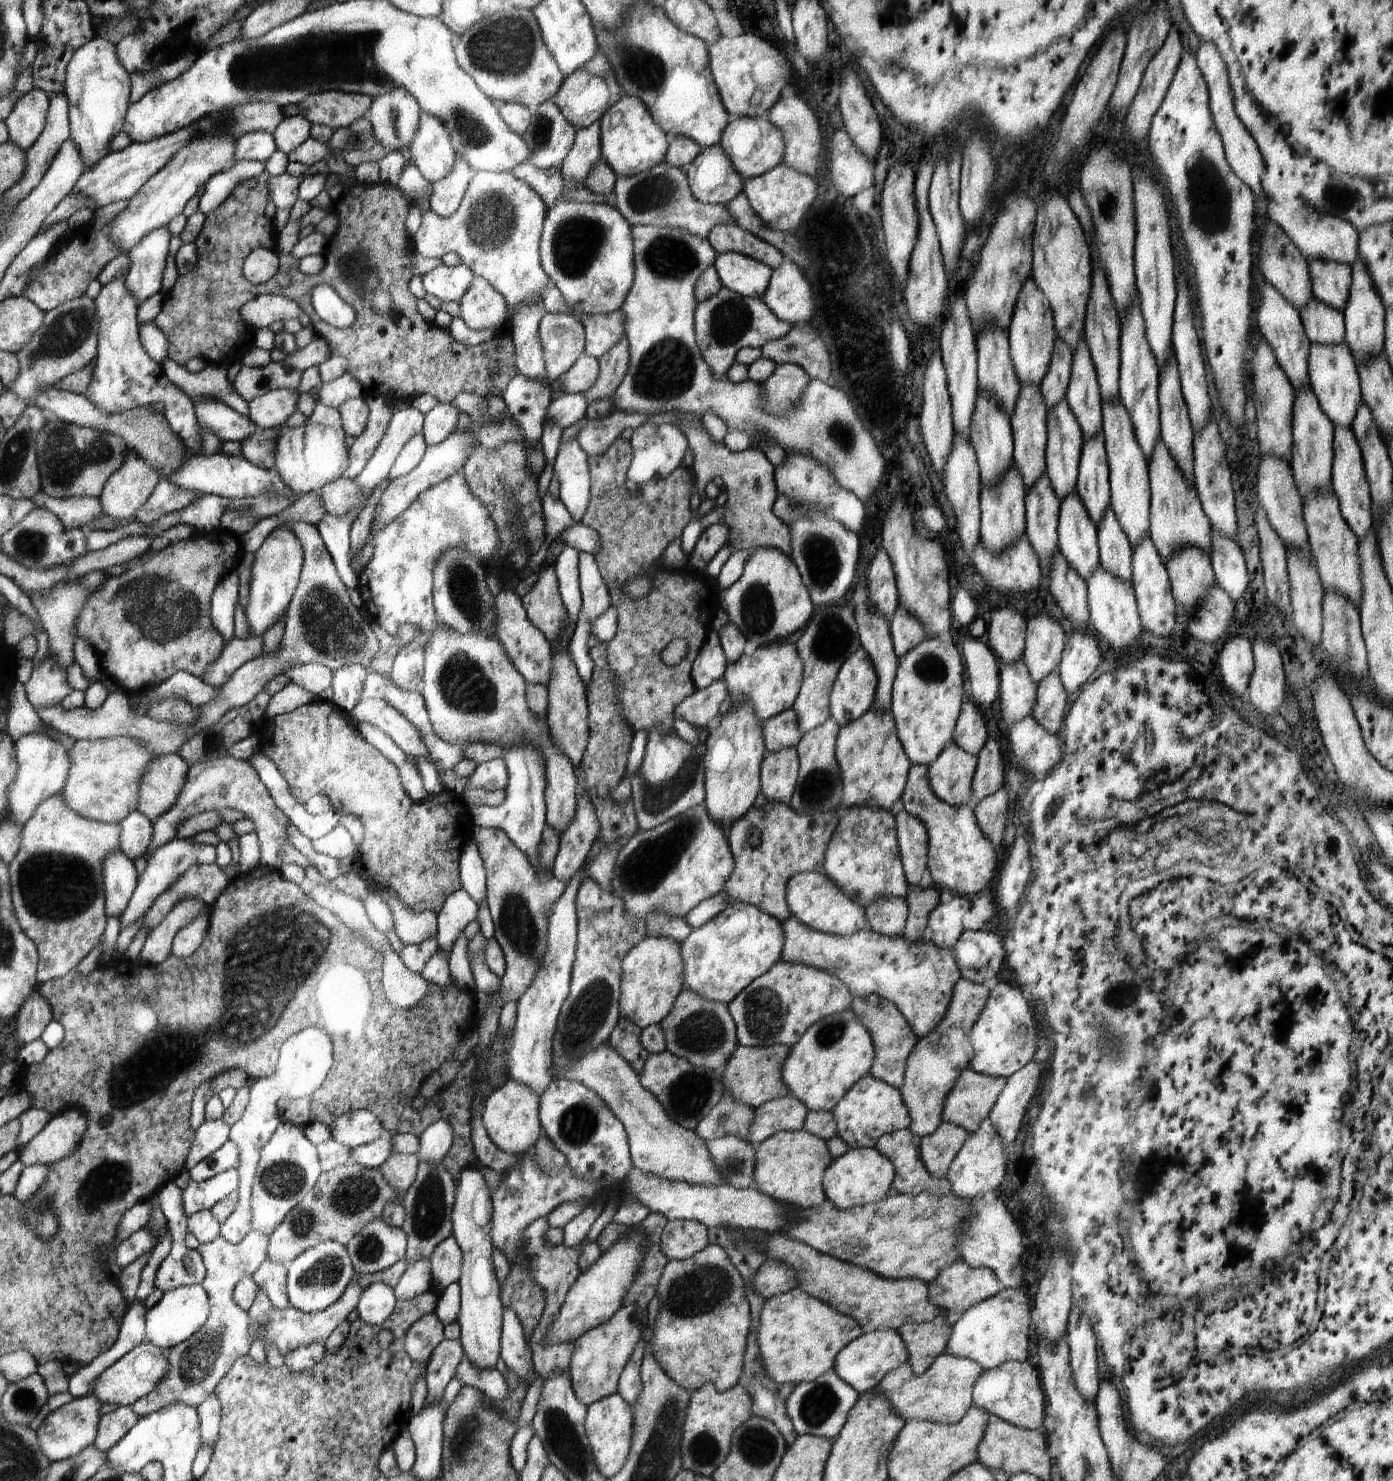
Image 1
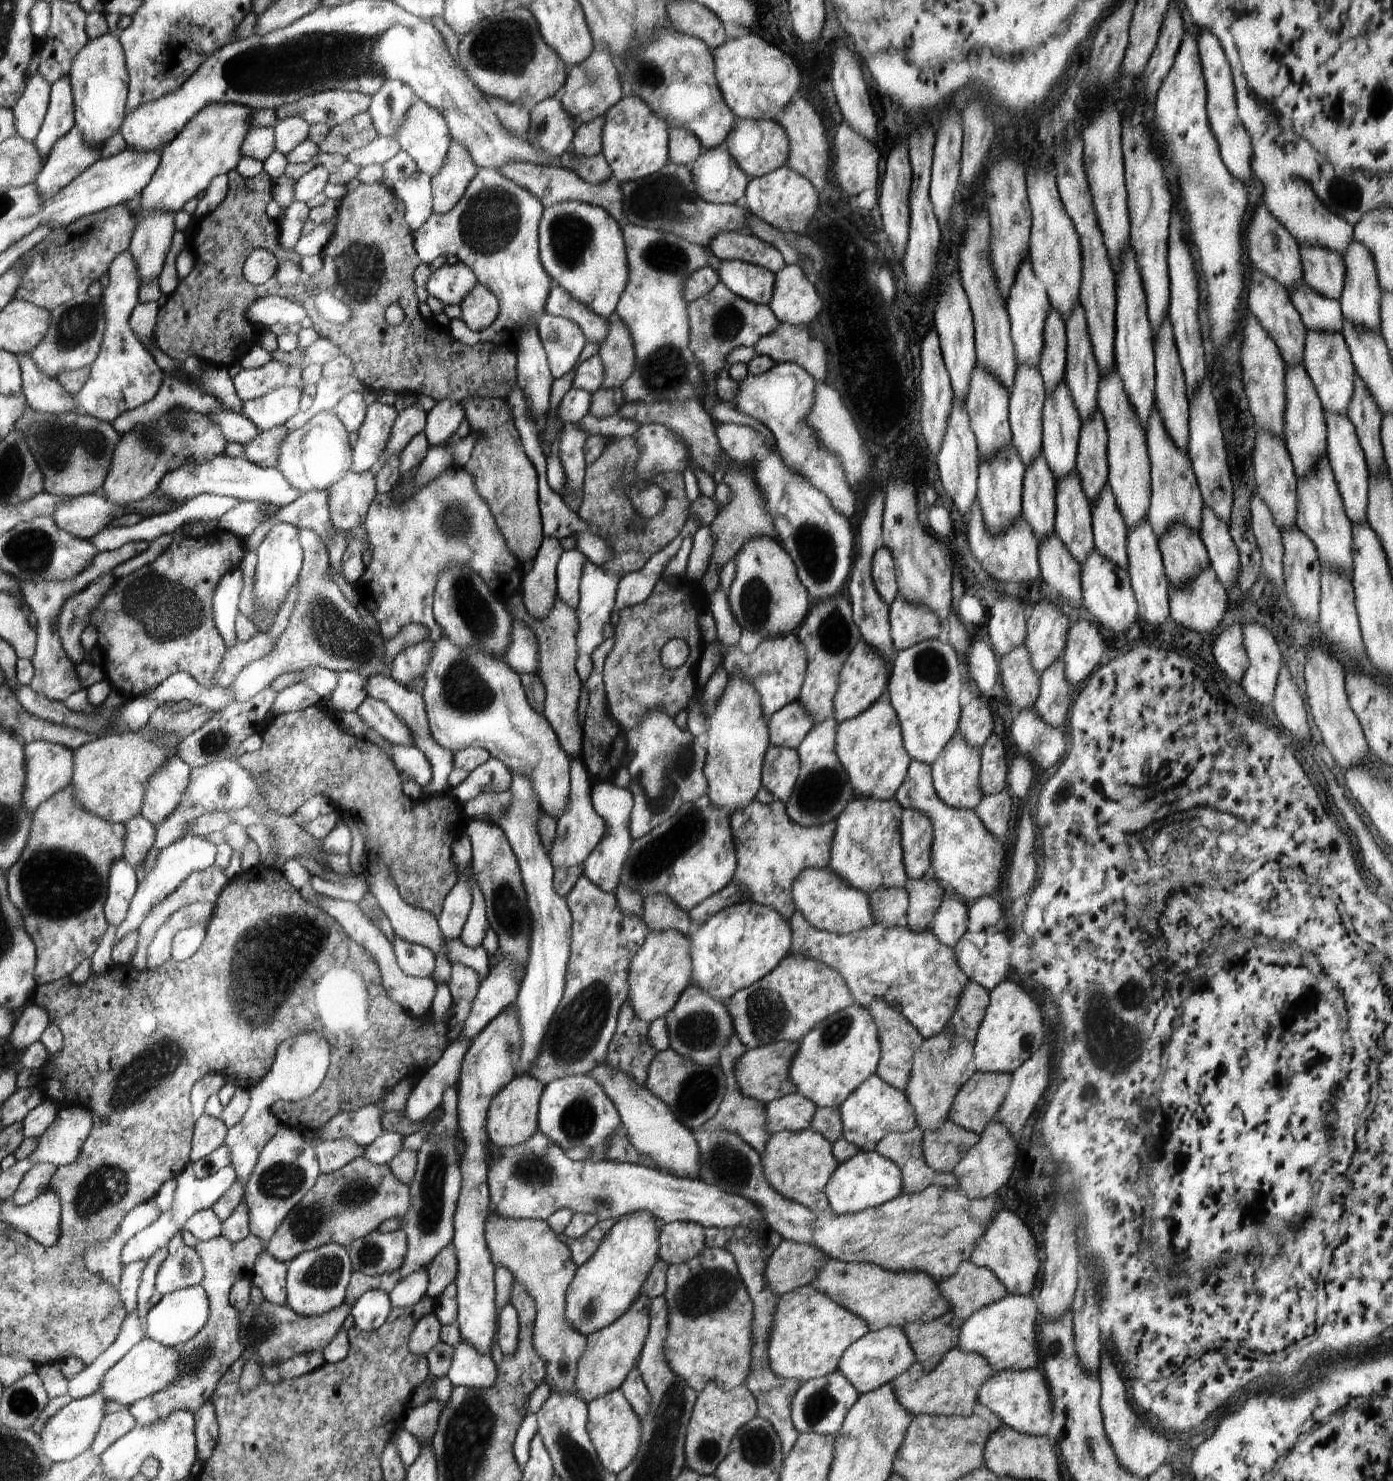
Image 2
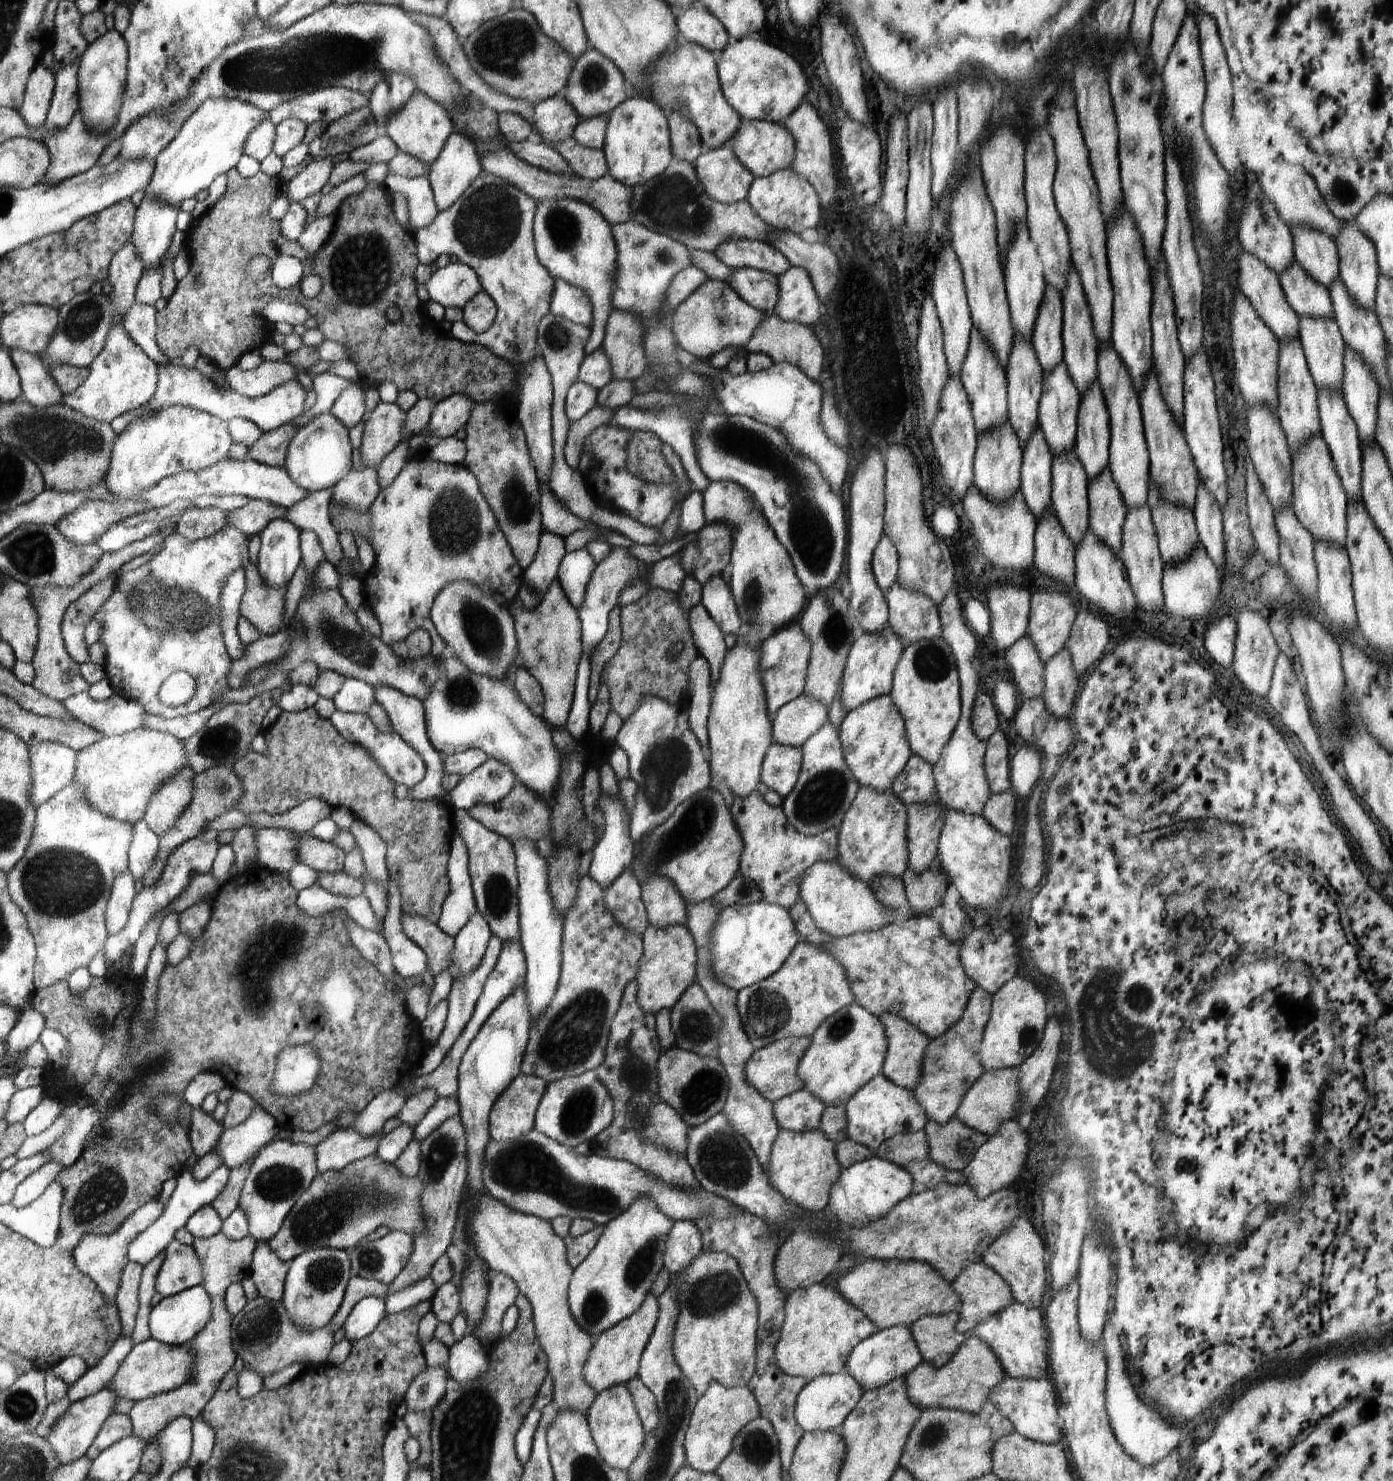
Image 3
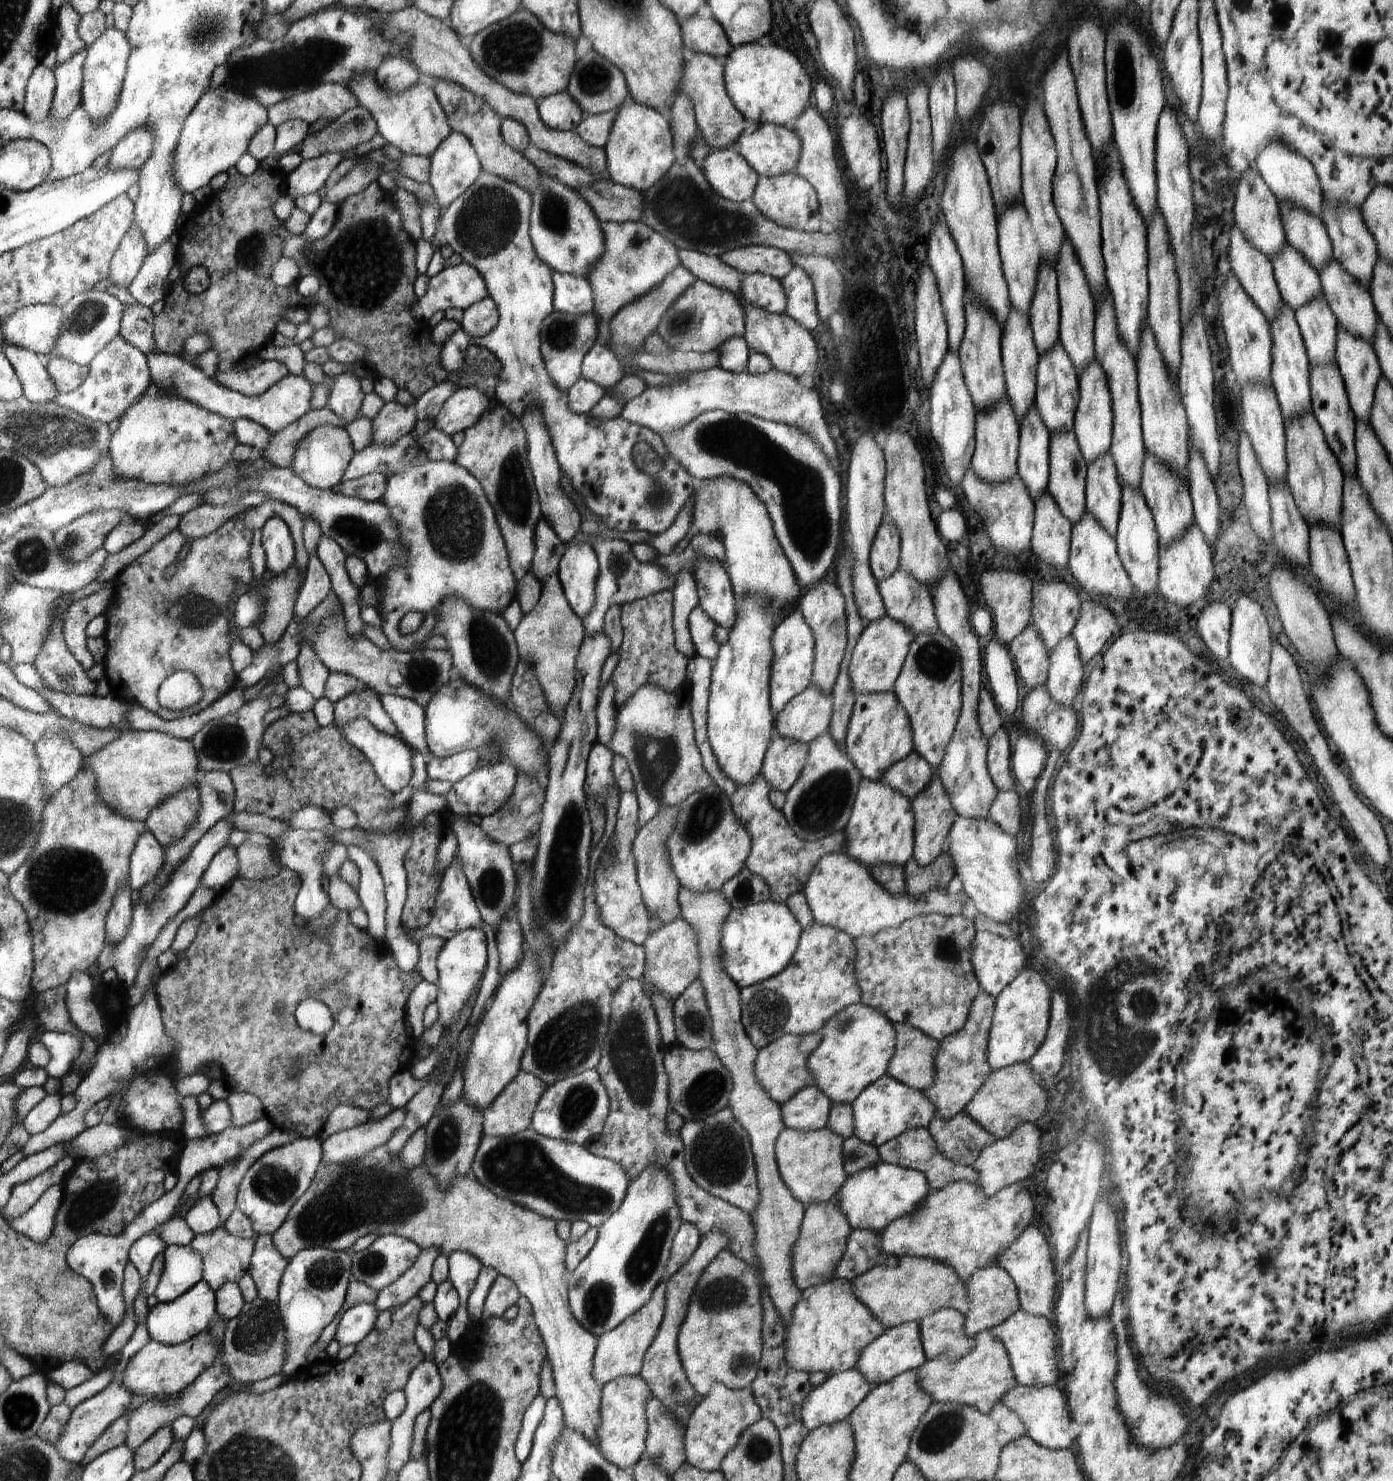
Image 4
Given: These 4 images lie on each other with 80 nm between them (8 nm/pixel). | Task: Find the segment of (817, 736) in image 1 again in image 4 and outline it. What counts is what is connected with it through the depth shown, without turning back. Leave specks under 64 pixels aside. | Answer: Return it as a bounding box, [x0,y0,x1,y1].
[782,730,863,841]

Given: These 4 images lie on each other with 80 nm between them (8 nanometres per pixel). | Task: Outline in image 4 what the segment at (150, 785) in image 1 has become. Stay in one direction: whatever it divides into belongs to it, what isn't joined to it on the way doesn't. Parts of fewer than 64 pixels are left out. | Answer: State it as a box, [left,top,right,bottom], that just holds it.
[144,785,201,848]

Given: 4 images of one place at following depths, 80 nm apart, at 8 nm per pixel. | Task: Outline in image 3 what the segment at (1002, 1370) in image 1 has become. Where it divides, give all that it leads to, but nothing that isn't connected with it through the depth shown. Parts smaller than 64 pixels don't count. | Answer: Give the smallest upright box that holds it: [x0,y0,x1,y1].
[988,1375,1062,1444]

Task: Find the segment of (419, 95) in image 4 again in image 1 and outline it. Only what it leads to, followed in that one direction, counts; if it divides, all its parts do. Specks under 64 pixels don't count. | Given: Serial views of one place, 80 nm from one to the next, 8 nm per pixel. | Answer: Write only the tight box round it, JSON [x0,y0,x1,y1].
[405,111,457,183]

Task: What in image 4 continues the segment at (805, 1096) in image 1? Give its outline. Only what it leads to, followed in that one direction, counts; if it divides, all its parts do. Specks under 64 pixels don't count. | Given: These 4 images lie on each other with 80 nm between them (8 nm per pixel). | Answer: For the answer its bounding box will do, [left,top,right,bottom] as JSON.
[808,1002,897,1103]

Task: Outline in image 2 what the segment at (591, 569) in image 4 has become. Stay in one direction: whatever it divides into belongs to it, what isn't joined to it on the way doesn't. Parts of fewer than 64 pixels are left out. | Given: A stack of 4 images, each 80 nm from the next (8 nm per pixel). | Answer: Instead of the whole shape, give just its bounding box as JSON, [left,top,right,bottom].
[557,548,588,610]

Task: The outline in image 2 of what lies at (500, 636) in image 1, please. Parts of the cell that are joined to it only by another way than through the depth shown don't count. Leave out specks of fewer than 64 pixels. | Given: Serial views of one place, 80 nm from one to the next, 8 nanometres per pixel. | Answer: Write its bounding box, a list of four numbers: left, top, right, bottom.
[504,620,540,676]

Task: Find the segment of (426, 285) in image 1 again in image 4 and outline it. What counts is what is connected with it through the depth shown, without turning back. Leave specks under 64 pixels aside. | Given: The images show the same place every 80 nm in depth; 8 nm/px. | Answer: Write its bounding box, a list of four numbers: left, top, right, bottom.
[414,262,487,321]

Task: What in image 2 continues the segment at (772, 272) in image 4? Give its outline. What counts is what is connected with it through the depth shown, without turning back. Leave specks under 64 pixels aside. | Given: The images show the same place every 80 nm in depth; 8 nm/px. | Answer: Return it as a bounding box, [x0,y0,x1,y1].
[709,231,787,274]

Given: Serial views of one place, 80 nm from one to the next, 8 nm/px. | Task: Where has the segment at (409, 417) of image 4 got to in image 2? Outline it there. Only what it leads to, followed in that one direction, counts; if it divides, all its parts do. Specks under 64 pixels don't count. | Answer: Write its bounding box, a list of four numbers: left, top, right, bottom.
[349,397,396,473]

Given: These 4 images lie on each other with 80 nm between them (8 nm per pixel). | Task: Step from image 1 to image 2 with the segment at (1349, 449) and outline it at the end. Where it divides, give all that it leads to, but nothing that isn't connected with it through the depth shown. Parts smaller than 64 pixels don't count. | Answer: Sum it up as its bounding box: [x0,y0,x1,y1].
[1324,410,1369,526]

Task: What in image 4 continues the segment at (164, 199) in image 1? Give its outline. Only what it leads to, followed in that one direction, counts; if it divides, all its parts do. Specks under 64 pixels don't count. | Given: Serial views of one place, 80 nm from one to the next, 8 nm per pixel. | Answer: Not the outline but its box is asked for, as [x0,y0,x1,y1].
[170,88,269,194]

